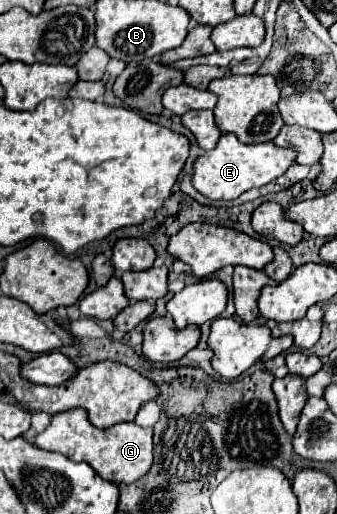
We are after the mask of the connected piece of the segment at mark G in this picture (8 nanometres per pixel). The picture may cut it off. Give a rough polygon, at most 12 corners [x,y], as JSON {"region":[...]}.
{"region":[[86,409],[56,413],[36,445],[86,461],[112,483],[154,463],[154,433],[96,429]]}

